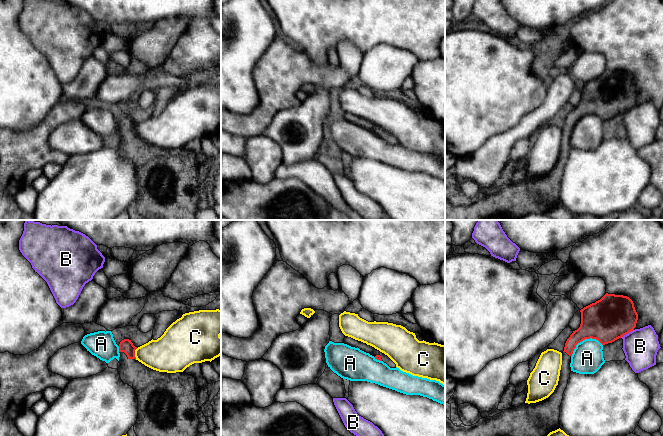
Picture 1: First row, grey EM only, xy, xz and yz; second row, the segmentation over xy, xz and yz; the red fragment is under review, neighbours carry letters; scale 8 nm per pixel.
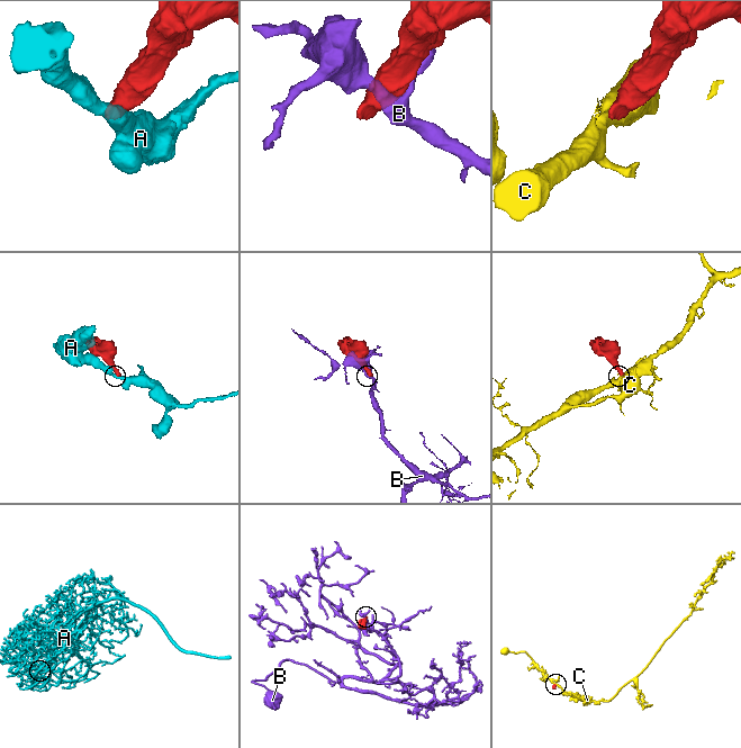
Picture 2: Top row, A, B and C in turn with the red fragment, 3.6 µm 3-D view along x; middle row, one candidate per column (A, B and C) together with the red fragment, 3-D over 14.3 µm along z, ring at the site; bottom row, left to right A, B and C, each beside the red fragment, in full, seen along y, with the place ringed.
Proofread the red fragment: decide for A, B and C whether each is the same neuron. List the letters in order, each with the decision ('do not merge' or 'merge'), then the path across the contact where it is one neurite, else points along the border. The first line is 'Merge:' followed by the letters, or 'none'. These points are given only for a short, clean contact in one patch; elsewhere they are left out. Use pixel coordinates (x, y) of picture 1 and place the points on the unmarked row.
Merge: none
A: do not merge
B: do not merge
C: do not merge; border along xy (137, 124), (135, 126), (135, 135)

